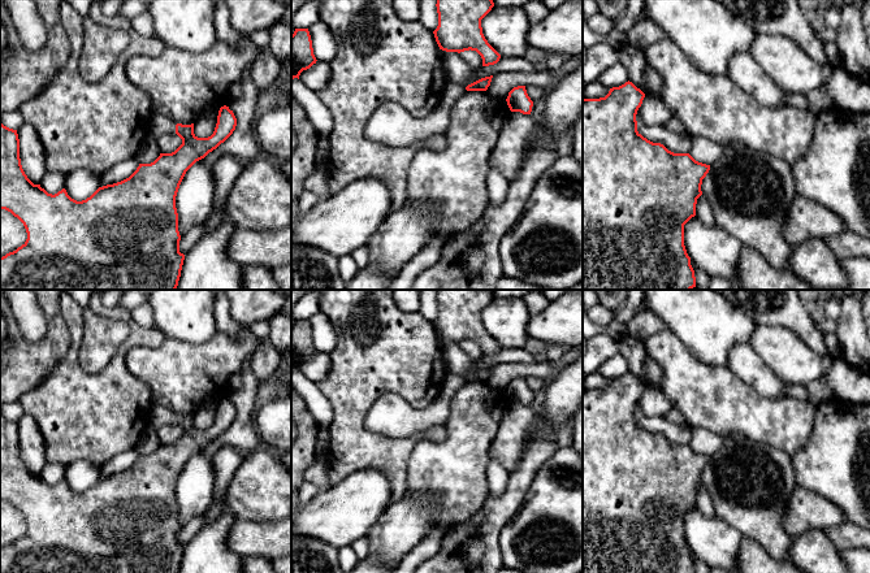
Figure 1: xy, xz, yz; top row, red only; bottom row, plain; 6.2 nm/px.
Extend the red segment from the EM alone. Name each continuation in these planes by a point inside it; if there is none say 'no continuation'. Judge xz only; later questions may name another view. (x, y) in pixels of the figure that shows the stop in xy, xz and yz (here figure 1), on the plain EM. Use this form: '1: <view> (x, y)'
no continuation

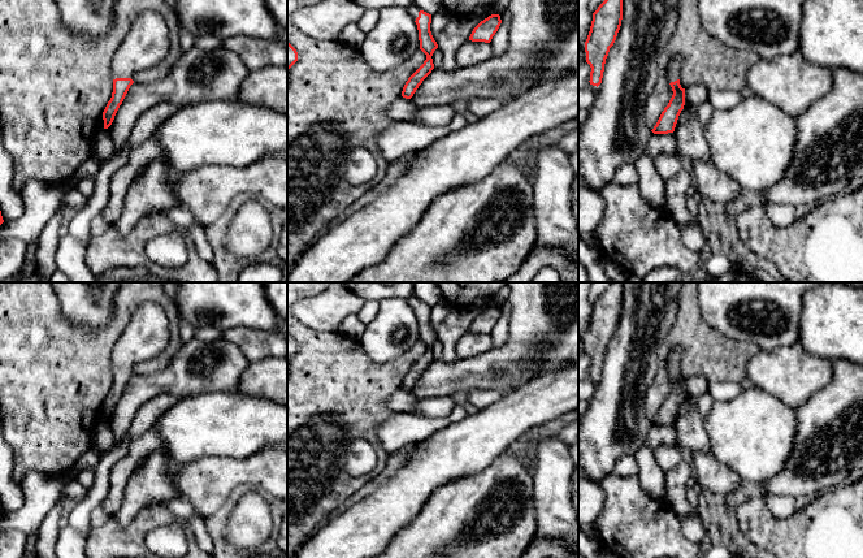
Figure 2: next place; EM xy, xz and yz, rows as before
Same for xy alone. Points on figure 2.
1: xy (147, 334)

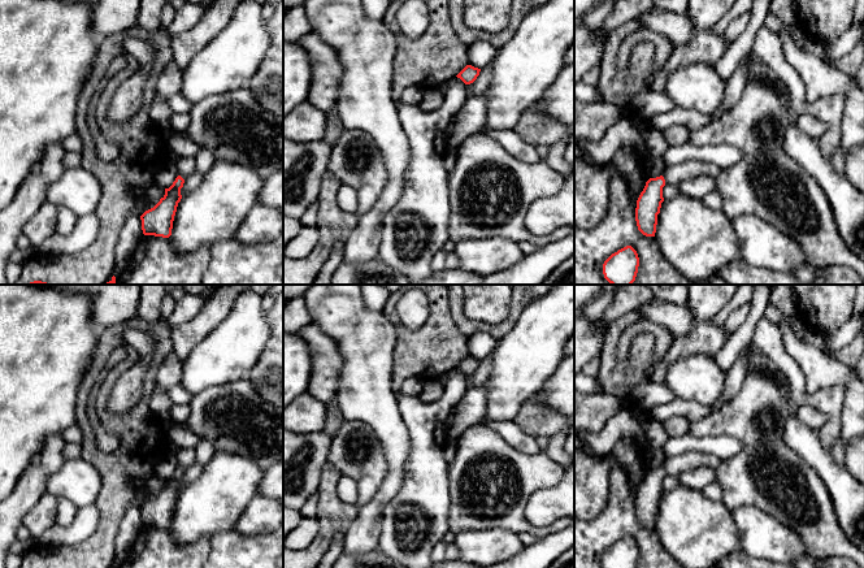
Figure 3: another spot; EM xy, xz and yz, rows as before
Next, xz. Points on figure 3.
no continuation

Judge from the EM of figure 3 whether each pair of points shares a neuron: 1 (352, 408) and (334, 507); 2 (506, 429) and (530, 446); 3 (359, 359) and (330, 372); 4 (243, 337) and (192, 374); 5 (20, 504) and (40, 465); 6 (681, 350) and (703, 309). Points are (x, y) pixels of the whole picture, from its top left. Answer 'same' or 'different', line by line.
1: different
2: same
3: different
4: same
5: same
6: same

